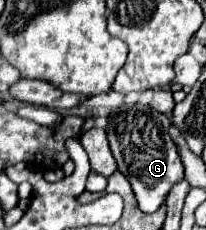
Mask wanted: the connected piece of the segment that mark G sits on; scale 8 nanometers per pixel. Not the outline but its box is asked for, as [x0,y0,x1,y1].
[107,104,183,212]

